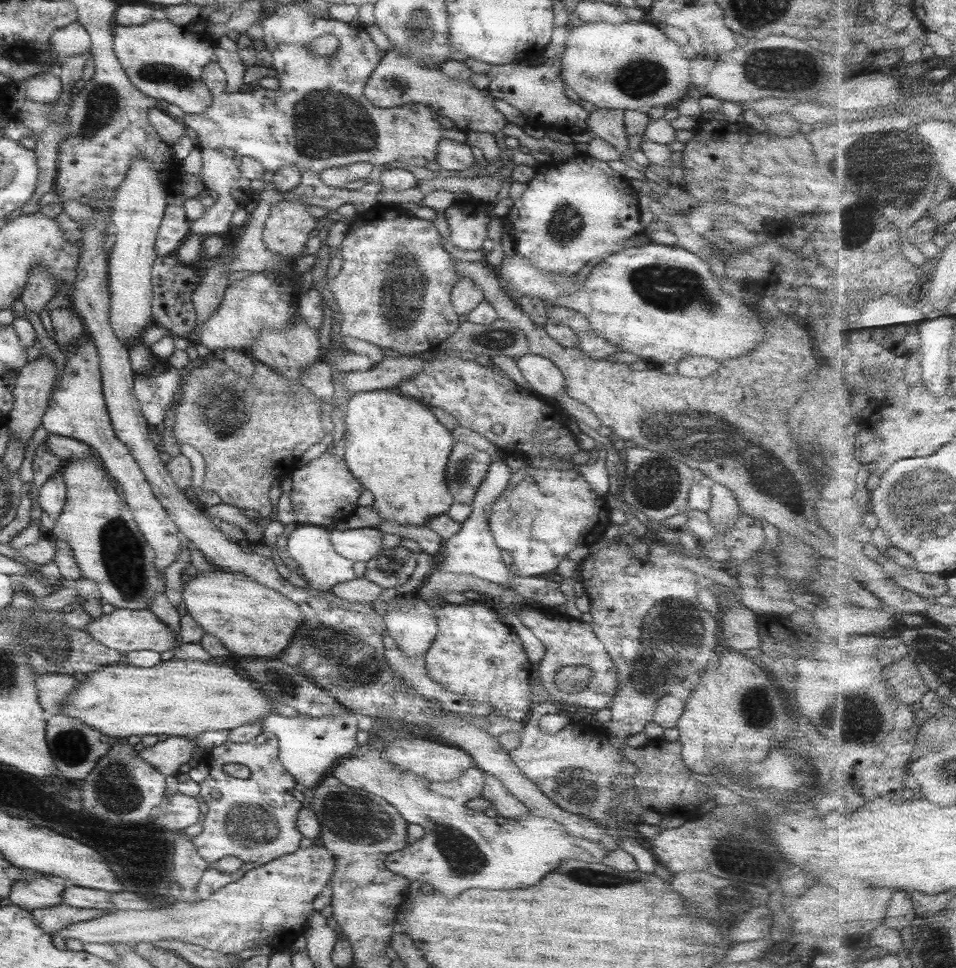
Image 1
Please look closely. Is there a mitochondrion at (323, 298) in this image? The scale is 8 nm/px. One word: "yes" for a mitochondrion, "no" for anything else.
no

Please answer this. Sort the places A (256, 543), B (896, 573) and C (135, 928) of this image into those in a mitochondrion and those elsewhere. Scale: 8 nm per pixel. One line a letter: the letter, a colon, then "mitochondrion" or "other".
A: other
B: other
C: other

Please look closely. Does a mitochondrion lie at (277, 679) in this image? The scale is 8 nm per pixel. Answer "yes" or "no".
yes

